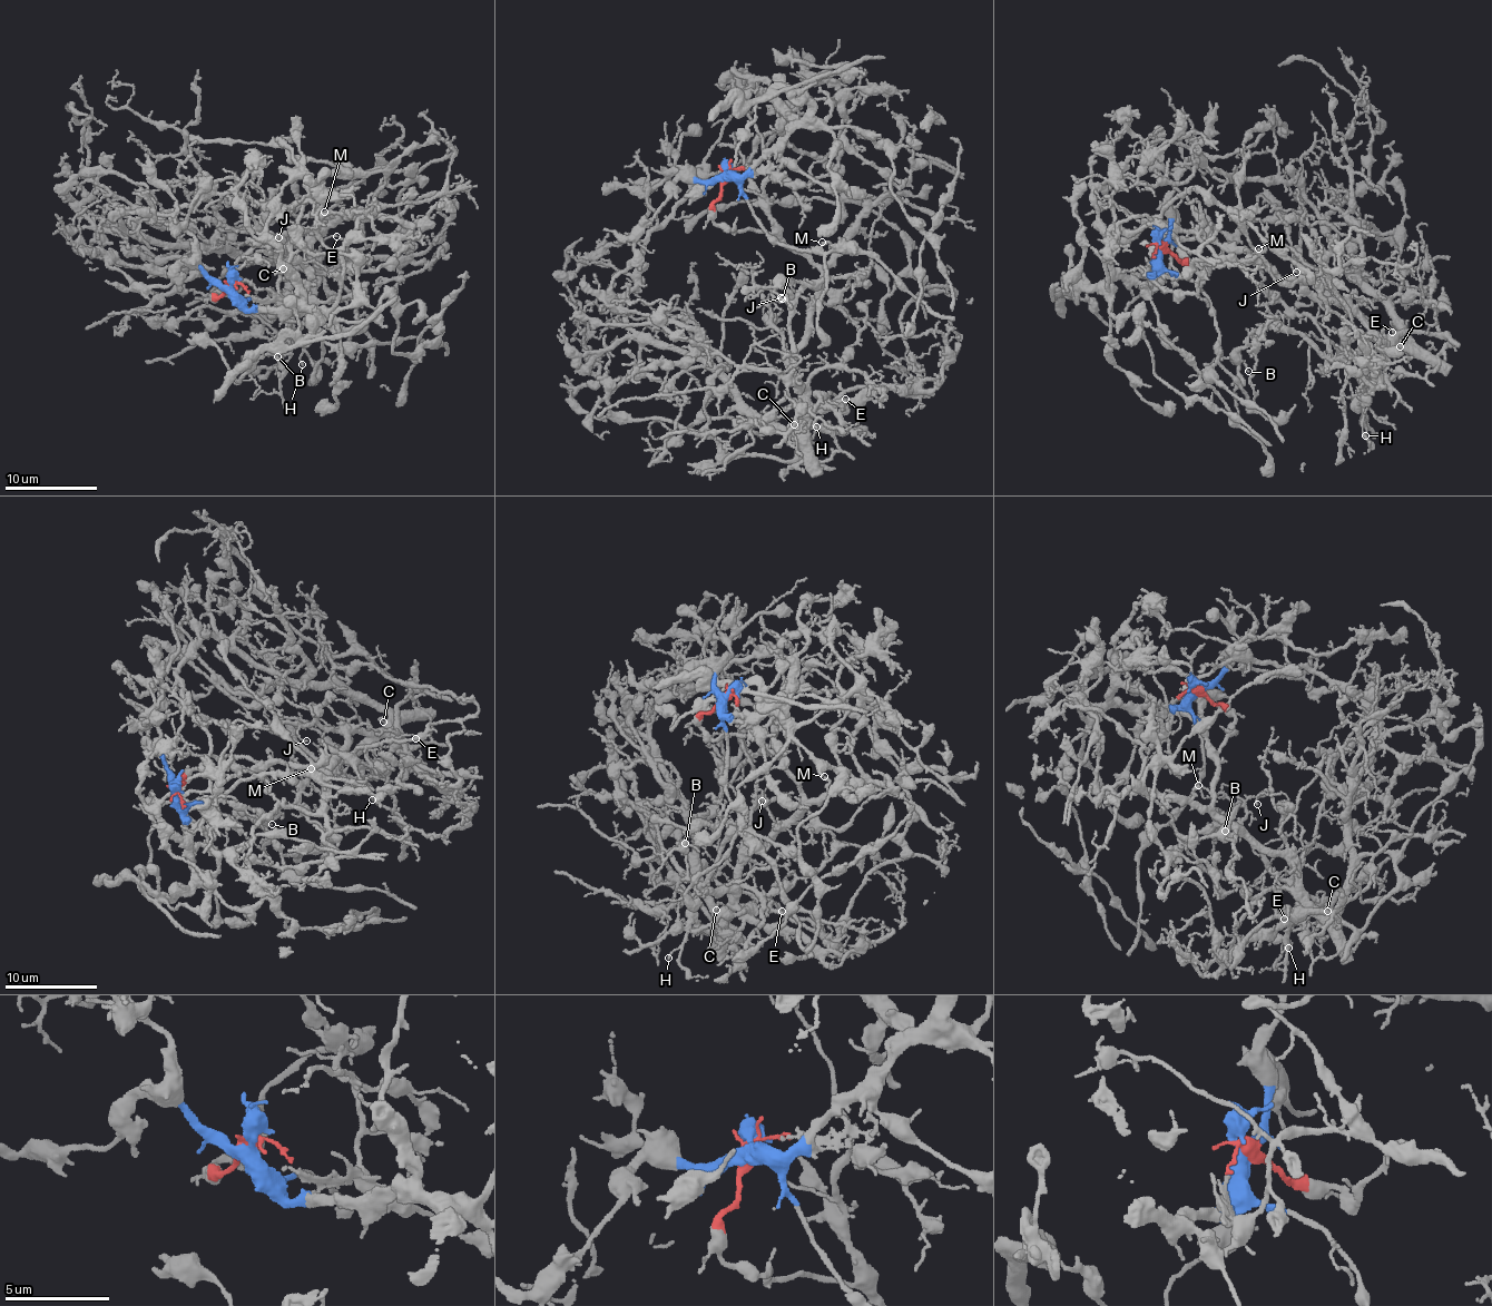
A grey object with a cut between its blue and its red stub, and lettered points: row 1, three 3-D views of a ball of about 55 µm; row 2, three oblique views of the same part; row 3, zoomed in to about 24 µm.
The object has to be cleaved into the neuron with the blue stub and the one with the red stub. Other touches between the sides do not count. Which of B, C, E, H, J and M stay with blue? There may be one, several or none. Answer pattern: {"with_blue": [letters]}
{"with_blue": []}

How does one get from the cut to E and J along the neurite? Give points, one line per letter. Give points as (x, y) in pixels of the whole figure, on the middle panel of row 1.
E: (723, 175), (717, 225), (773, 234), (822, 273), (795, 381), (812, 402), (845, 398)
J: (723, 175), (715, 223), (773, 234), (822, 273), (822, 293), (792, 351), (766, 301), (774, 292), (781, 298)

